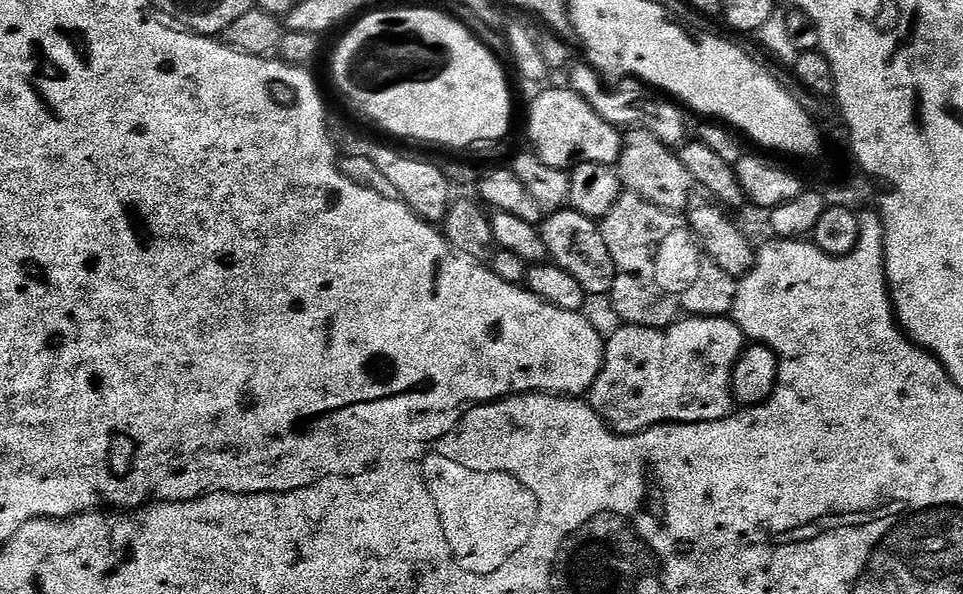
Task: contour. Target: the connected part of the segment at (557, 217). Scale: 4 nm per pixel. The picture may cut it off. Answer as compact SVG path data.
M569 206L545 215L539 229L542 242L546 242L548 260L566 270L566 274L571 274L577 280L578 286L582 286L584 293L589 297L607 297L611 293L617 271L614 258L610 258L610 250L606 250L606 242L597 221L578 214Z

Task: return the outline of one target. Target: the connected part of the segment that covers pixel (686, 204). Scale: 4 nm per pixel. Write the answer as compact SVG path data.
M632 130L624 136L624 149L620 151L618 165L621 185L635 196L667 212L687 213L693 207L692 192L697 191L694 178L682 166L679 155L660 144L649 132Z

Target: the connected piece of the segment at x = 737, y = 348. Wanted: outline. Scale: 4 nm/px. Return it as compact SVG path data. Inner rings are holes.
M694 316L676 321L668 328L639 328L637 324L624 324L613 334L607 337L604 346L604 361L600 367L598 378L592 383L587 400L596 411L601 420L618 436L636 436L645 432L648 428L656 428L660 424L705 424L706 422L718 422L733 415L734 401L732 399L732 371L738 362L738 358L744 353L746 337L744 331L736 325L736 321L723 316Z

